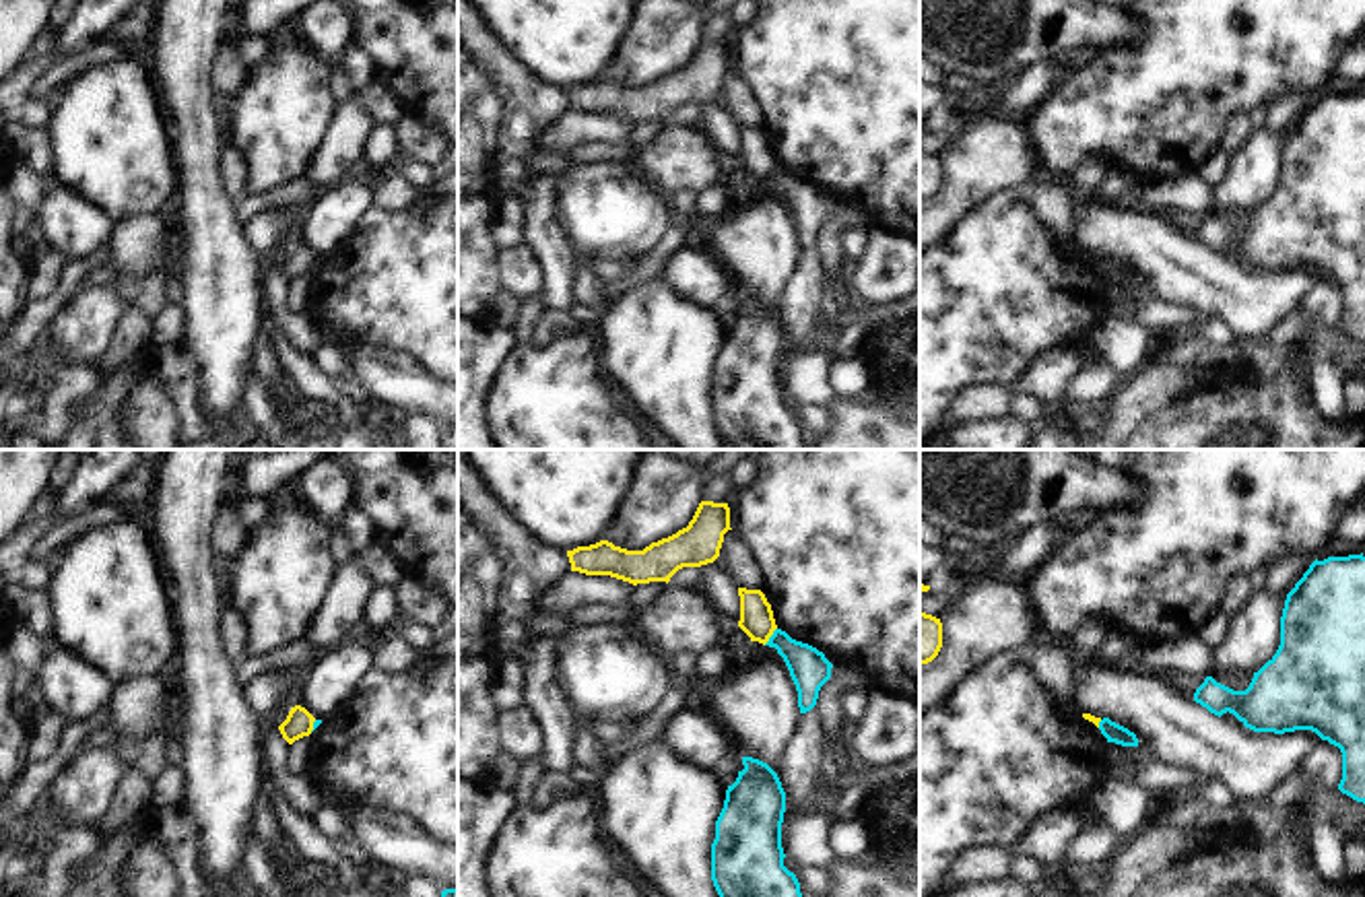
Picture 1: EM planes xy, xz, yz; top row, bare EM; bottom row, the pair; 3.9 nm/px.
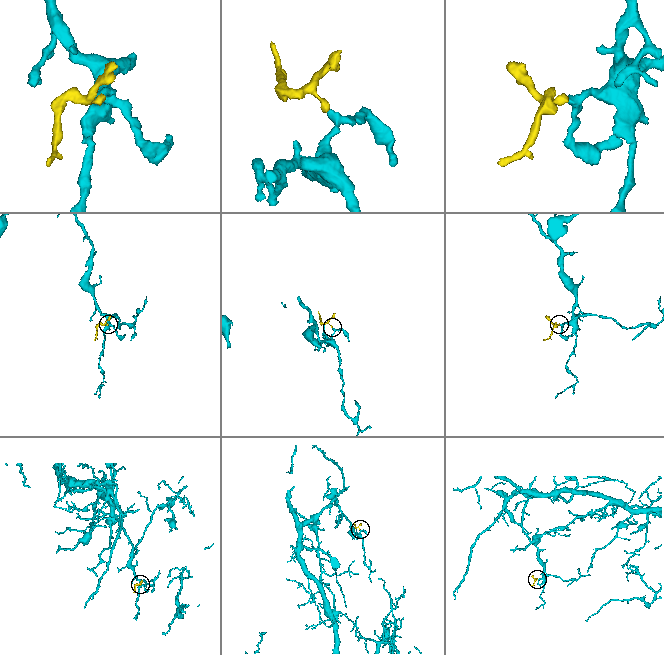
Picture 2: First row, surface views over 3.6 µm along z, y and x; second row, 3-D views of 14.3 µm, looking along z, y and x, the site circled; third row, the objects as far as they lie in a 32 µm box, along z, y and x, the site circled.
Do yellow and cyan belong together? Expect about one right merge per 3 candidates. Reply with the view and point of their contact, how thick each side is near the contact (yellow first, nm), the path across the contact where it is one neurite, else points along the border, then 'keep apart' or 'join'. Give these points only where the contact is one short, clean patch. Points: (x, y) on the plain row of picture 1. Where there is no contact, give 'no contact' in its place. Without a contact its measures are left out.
meets yellow in xz at (772, 172); 130 nm thick on the yellow side, 160 nm on the other; border along xz (776, 165), (763, 182); keep apart

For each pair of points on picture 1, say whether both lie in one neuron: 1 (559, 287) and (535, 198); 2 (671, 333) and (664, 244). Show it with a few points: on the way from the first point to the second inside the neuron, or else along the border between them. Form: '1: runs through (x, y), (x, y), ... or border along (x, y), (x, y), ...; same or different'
1: runs through (557, 264), (541, 221); same
2: border along (658, 275), (625, 287), (615, 297); different

